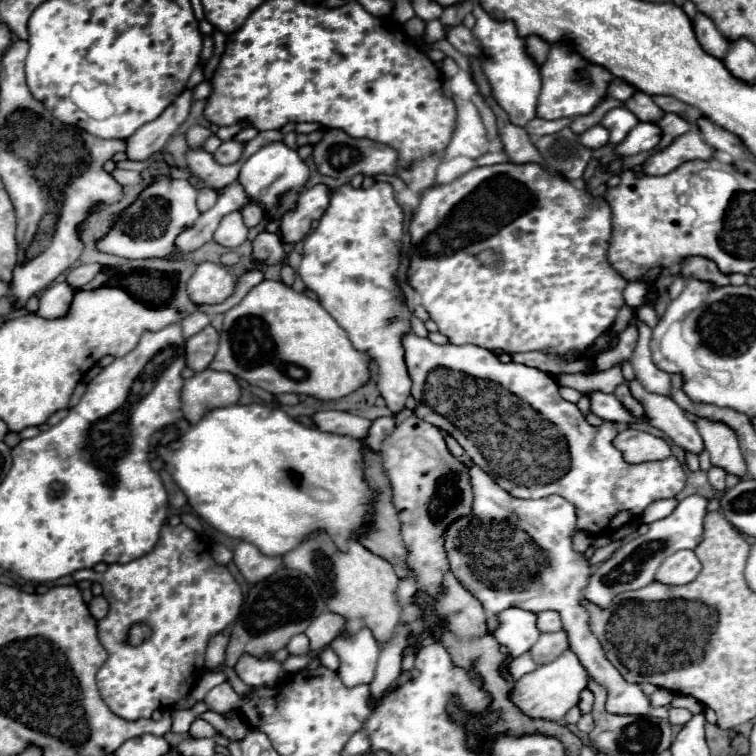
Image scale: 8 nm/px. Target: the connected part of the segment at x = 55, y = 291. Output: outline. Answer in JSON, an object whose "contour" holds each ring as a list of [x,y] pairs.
{"contour":[[[66,283],[50,285],[40,295],[40,305],[38,305],[36,315],[44,317],[44,319],[56,319],[56,317],[66,315],[72,295],[74,295],[74,291]]]}

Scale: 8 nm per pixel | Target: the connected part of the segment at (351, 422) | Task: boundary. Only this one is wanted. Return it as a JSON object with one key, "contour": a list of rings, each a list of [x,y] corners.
{"contour":[[[318,411],[312,417],[312,423],[320,431],[330,431],[330,433],[340,433],[340,435],[352,435],[352,437],[364,437],[370,421],[364,417],[356,417],[344,411]]]}

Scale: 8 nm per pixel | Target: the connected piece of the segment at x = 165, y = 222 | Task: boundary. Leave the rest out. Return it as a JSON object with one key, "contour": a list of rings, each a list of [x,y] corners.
{"contour":[[[168,175],[156,177],[118,217],[114,227],[96,241],[100,253],[110,253],[126,259],[150,259],[164,257],[174,249],[176,235],[198,219],[196,189],[188,179],[172,179]]]}

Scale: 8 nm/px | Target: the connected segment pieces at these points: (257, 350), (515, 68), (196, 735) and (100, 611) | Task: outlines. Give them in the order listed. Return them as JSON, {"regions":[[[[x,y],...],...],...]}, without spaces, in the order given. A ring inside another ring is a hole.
{"regions":[[[[262,281],[236,307],[224,313],[224,329],[220,333],[220,347],[214,361],[210,363],[210,369],[228,371],[240,379],[246,379],[250,385],[270,391],[272,395],[294,393],[294,395],[308,395],[320,401],[336,401],[354,393],[356,389],[360,389],[362,385],[370,381],[370,363],[372,363],[370,355],[352,347],[346,331],[328,315],[328,311],[324,311],[324,307],[316,299],[310,299],[308,295],[298,293],[280,281]],[[274,355],[280,363],[294,363],[306,369],[308,371],[306,379],[288,381],[286,375],[280,373],[278,365],[270,363],[268,357],[274,357]]],[[[474,3],[472,13],[476,15],[476,27],[472,29],[472,33],[476,35],[486,53],[482,69],[492,87],[492,97],[508,113],[514,125],[524,127],[536,117],[536,99],[540,95],[540,67],[526,55],[524,39],[518,37],[512,21],[494,21],[478,3]]],[[[198,717],[194,723],[192,723],[192,727],[190,727],[190,731],[188,731],[188,735],[192,737],[192,739],[204,739],[204,737],[214,737],[216,735],[216,729],[208,723],[208,721],[204,721],[202,717]]],[[[102,595],[100,597],[92,597],[88,607],[90,607],[90,613],[92,613],[94,619],[102,619],[108,613],[108,601]]]]}

